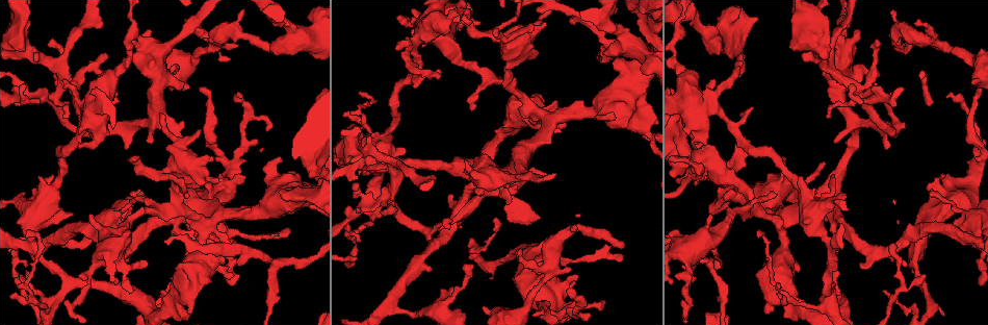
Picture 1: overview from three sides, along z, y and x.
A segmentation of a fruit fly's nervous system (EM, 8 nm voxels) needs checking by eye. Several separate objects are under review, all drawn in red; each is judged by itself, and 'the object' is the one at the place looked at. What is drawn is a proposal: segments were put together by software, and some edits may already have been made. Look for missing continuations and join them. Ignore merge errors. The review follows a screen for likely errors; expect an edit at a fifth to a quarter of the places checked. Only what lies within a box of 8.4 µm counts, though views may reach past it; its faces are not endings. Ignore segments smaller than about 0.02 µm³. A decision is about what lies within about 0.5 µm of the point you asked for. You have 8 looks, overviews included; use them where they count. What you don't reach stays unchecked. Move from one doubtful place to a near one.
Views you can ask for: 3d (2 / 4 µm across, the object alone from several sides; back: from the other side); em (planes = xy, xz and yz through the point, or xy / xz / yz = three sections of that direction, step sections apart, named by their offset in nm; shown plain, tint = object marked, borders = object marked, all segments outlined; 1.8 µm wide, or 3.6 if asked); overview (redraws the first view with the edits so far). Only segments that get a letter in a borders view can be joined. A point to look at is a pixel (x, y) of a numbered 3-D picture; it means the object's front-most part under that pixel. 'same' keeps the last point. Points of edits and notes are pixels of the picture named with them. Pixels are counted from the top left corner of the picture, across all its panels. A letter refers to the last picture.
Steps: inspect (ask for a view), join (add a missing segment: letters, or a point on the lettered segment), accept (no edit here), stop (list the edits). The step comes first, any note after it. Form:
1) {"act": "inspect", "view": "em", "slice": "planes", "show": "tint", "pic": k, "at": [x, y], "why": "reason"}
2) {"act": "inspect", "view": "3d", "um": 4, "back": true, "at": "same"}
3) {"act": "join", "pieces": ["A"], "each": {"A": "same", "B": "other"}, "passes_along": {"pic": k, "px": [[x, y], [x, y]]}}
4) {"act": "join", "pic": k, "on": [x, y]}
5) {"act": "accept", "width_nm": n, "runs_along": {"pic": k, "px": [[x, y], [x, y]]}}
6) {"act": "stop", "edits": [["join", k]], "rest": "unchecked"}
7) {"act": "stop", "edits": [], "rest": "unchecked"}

{"act": "inspect", "view": "em", "slice": "planes", "show": "borders", "pic": 1, "at": [239, 94], "why": "free end"}

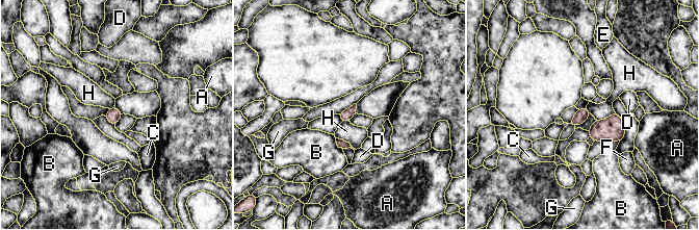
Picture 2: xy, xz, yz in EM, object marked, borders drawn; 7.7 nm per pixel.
{"act": "accept", "longest_contact_nm": ["H", 180], "each": {"A": "other", "B": "other", "C": "other", "D": "other", "E": "other", "F": "other", "G": "other", "H": "other"}, "border": {"pic": 2, "px": [[336, 137], [345, 139], [356, 149]]}, "found": "no lettered segment goes on from it"}

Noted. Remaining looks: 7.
{"act": "inspect", "view": "3d", "um": 4, "pic": 1, "at": [520, 251], "why": "free end"}

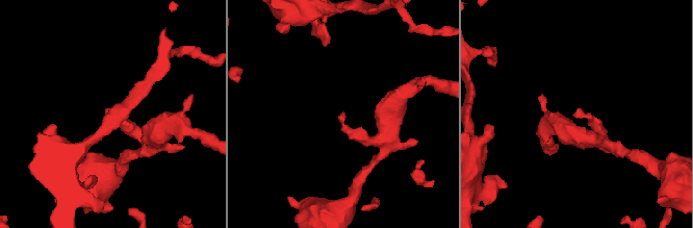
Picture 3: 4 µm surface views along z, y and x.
{"act": "inspect", "view": "em", "um": 3.6, "slice": "planes", "show": "plain", "pic": 3, "at": [342, 112]}

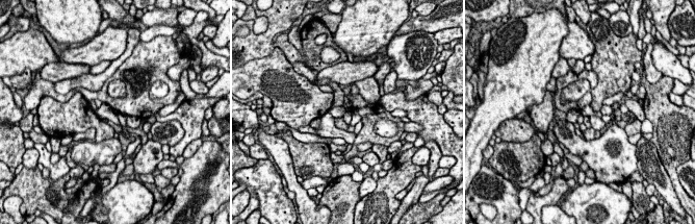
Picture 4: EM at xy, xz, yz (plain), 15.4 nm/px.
{"act": "inspect", "view": "em", "um": 3.6, "slice": "planes", "show": "borders", "at": "same"}

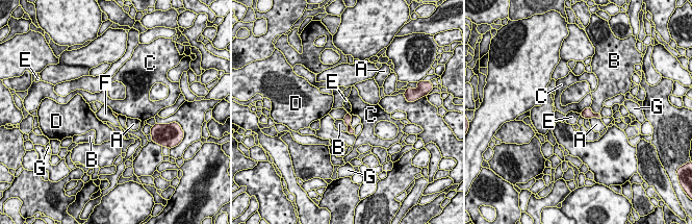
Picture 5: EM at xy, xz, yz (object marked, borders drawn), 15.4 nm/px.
{"act": "accept", "each": {"A": "other", "B": "other", "C": "other", "D": "other", "E": "other", "F": "other", "G": "other"}, "border": {"pic": 5, "px": [[589, 106], [580, 114]]}, "found": "none of them fits"}

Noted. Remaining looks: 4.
{"act": "inspect", "view": "em", "um": 3.6, "slice": "xy", "step": 4, "show": "tint", "pic": 1, "at": [129, 292], "why": "an open end"}

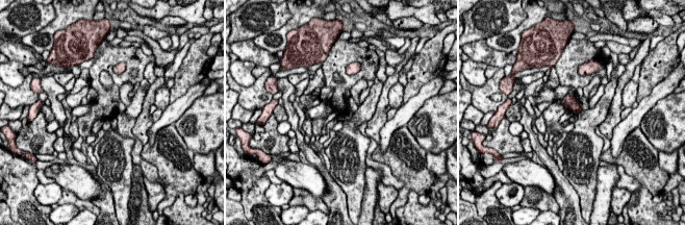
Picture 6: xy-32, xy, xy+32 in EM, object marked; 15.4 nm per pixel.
{"act": "inspect", "view": "em", "um": 3.6, "slice": "xy", "step": 4, "show": "borders", "at": "same", "why": "what lies round it"}

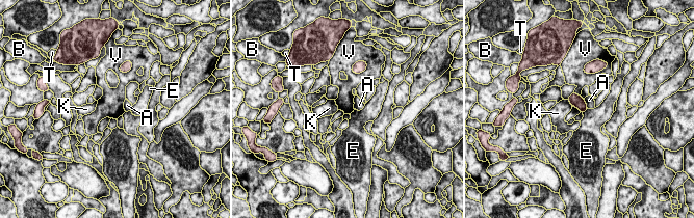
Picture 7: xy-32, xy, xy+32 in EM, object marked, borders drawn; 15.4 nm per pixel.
{"act": "accept", "width_nm": 180, "longest_contact_nm": ["A", 180], "each": {"A": "other", "B": "other", "E": "other", "K": "other", "T": "other", "V": "other"}, "found": "none of them fits"}

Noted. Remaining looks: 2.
{"act": "stop", "edits": [], "rest": "unchecked"}

